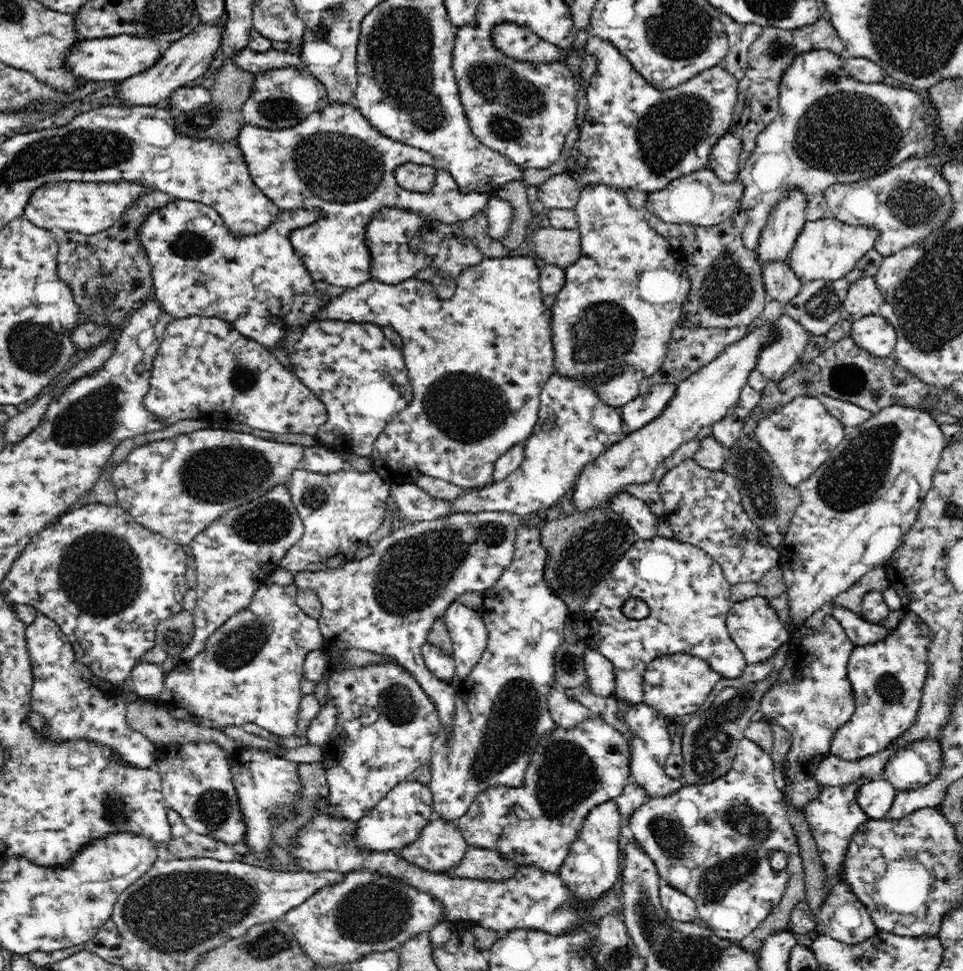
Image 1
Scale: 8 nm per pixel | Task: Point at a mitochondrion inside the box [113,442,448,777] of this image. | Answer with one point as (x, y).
(270, 521)

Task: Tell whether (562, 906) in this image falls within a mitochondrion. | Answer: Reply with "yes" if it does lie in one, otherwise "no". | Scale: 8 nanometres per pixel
yes

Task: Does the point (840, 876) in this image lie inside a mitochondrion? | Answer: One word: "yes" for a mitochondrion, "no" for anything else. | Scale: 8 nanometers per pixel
no

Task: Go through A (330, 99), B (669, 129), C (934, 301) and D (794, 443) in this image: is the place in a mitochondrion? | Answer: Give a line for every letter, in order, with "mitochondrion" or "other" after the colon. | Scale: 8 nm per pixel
A: other
B: mitochondrion
C: mitochondrion
D: mitochondrion

